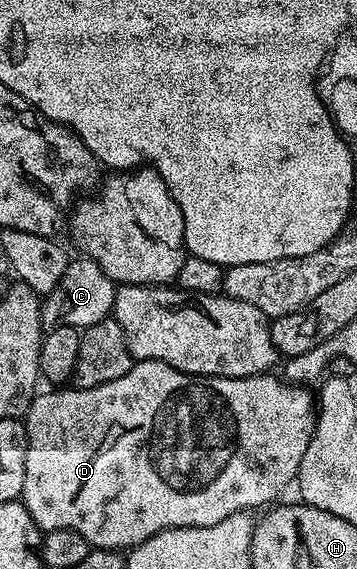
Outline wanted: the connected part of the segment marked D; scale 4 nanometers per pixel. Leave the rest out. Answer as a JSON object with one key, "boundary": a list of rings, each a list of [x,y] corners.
{"boundary":[[[143,359],[134,362],[133,368],[123,377],[115,377],[115,381],[107,381],[98,387],[49,389],[46,395],[38,394],[30,403],[23,419],[29,440],[20,502],[24,503],[42,532],[75,529],[83,533],[83,537],[87,537],[90,548],[118,553],[138,547],[140,543],[155,537],[160,531],[170,531],[173,527],[210,527],[219,525],[219,521],[227,517],[253,509],[249,507],[264,508],[274,502],[272,499],[288,483],[290,485],[296,480],[300,462],[303,461],[308,443],[313,437],[315,422],[315,399],[312,394],[309,396],[310,388],[305,385],[294,385],[281,377],[276,379],[275,376],[276,374],[266,373],[248,375],[242,379],[224,379],[218,375],[188,375],[165,363]]]}

